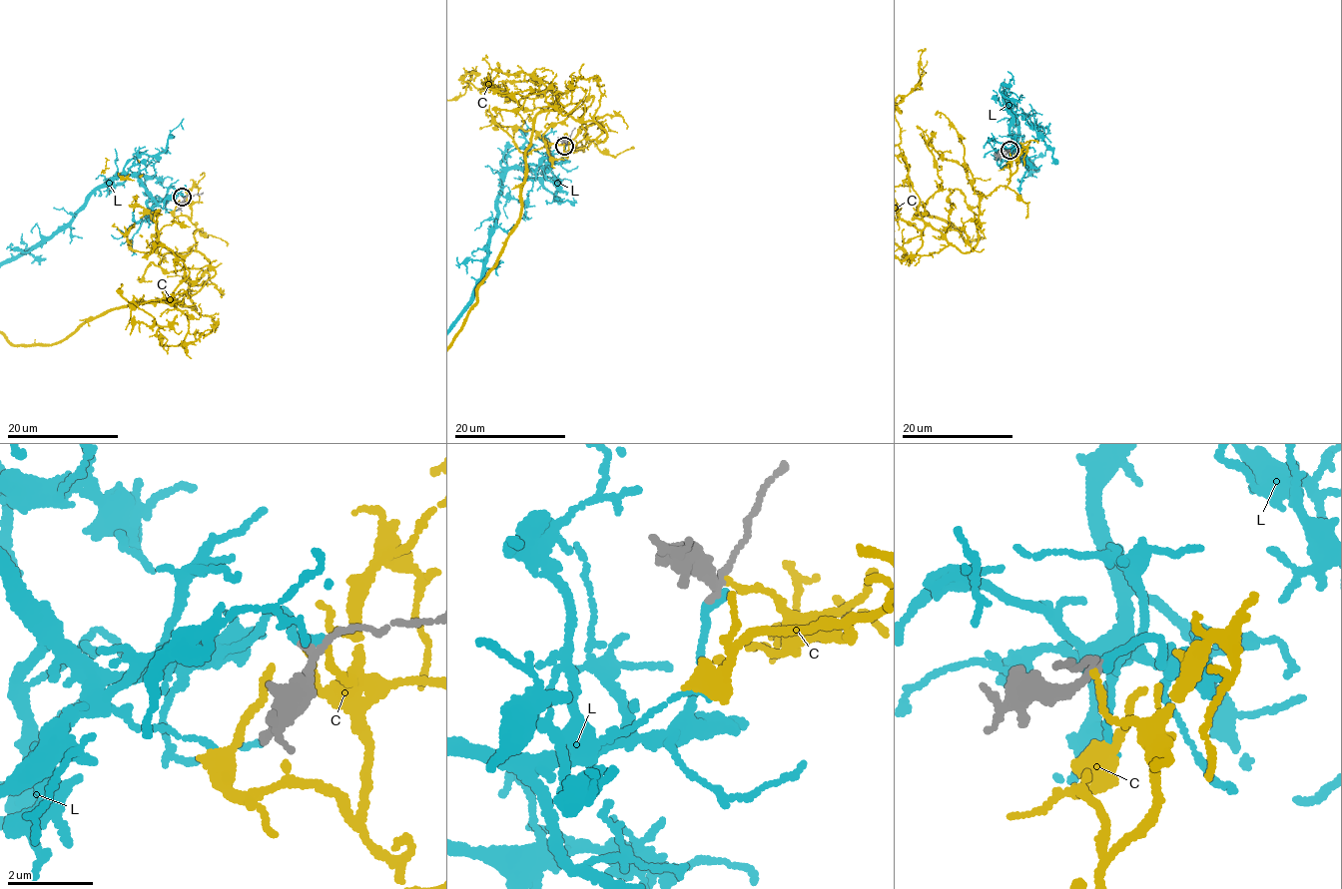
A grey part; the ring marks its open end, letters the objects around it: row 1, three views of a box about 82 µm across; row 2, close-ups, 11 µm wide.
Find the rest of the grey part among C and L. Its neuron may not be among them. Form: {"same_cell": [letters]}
{"same_cell": ["L"]}

